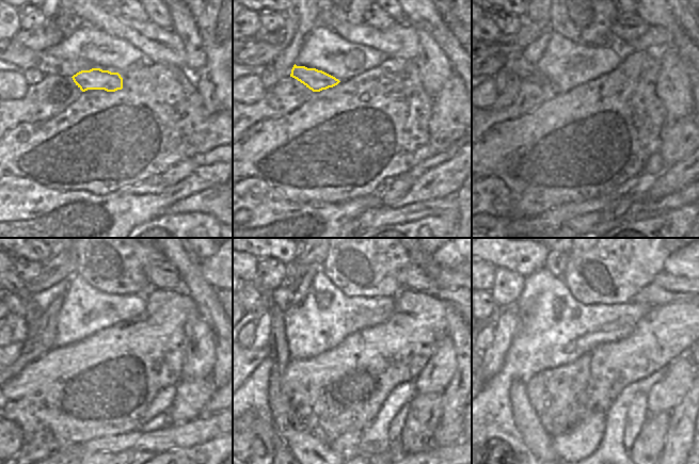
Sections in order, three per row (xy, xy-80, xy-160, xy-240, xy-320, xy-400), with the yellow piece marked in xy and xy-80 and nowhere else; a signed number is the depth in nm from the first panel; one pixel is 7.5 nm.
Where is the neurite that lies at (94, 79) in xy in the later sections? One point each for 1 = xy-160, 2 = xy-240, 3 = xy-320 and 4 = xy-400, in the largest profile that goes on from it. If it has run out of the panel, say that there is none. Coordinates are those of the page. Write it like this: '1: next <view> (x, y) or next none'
1: next xy-160 (526, 72)
2: next xy-240 (26, 308)
3: next xy-320 (254, 301)
4: next xy-400 (493, 308)

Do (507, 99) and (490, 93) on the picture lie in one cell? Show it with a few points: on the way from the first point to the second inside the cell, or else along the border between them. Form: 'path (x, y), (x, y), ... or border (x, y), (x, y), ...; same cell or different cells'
border (498, 94), (495, 101), (489, 108); different cells

